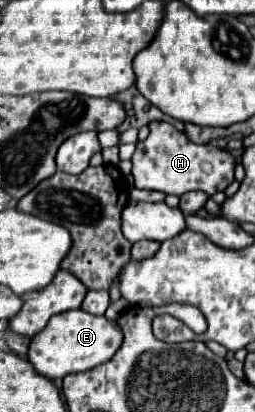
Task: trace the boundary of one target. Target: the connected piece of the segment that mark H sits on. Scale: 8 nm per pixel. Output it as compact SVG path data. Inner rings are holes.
M149 122L149 136L145 142L137 142L133 152L133 178L137 188L145 190L159 190L165 194L181 196L191 190L203 190L205 194L213 196L219 190L225 190L233 180L235 172L235 156L229 150L219 146L197 146L187 140L183 132L179 132L169 122Z

